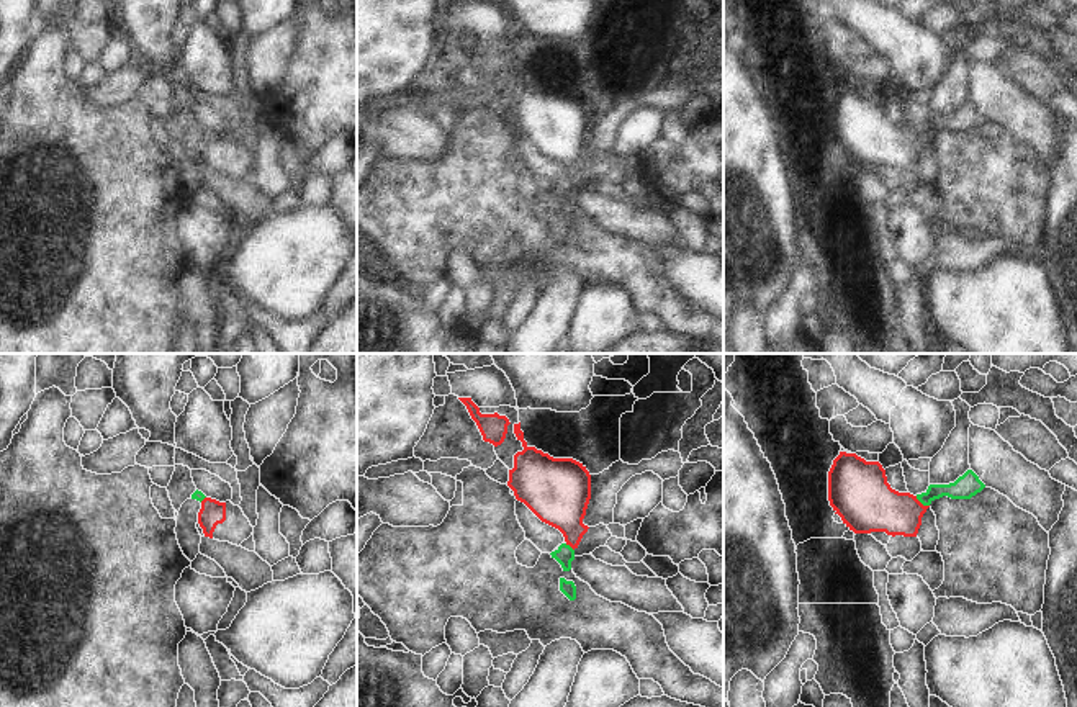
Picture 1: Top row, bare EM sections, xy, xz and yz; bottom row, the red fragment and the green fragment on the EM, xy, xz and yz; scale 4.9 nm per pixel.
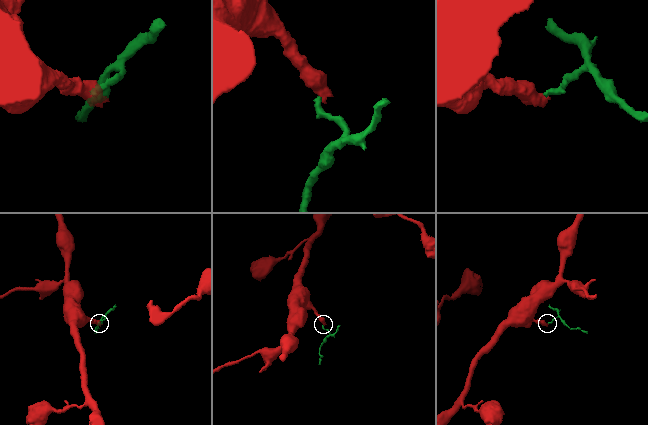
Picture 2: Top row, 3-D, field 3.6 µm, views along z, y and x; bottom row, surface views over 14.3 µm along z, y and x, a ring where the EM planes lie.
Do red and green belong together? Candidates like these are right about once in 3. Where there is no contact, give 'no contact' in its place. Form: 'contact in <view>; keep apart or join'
contact in yz; keep apart

